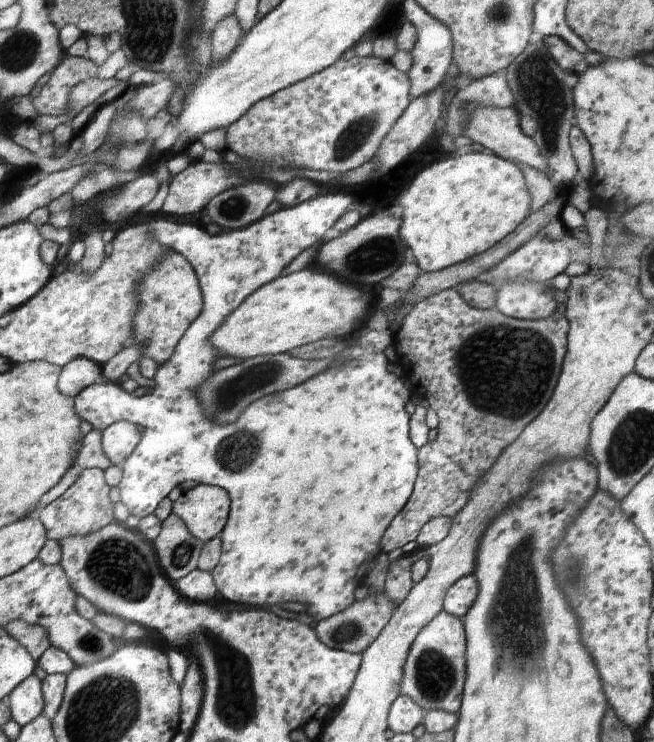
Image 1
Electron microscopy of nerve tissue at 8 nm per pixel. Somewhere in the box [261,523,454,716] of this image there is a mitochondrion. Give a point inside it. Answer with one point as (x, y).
(349, 631)

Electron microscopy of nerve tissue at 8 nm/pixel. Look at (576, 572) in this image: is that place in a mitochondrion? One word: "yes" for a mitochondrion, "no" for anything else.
yes

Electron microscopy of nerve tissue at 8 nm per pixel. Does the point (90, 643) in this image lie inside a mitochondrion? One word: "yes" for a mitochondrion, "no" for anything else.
yes

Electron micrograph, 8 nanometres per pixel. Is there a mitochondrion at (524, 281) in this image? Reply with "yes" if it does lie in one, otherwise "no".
no

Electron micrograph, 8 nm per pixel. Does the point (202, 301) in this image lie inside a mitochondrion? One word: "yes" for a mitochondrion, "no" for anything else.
no

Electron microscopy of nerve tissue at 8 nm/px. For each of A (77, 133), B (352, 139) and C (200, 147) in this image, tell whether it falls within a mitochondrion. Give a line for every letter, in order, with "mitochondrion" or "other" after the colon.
A: other
B: mitochondrion
C: other

